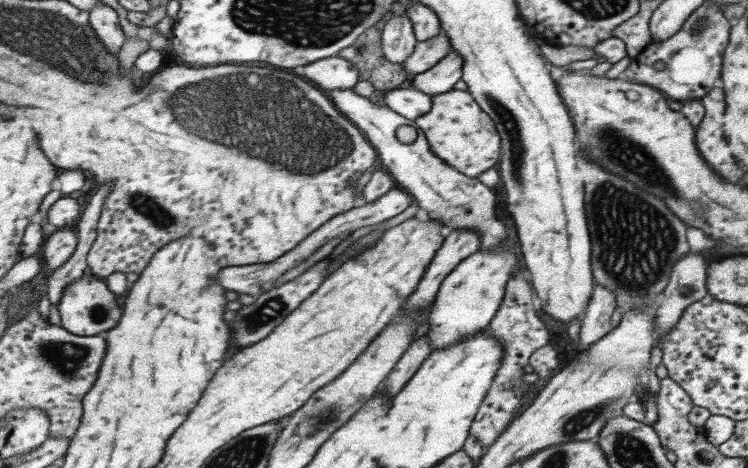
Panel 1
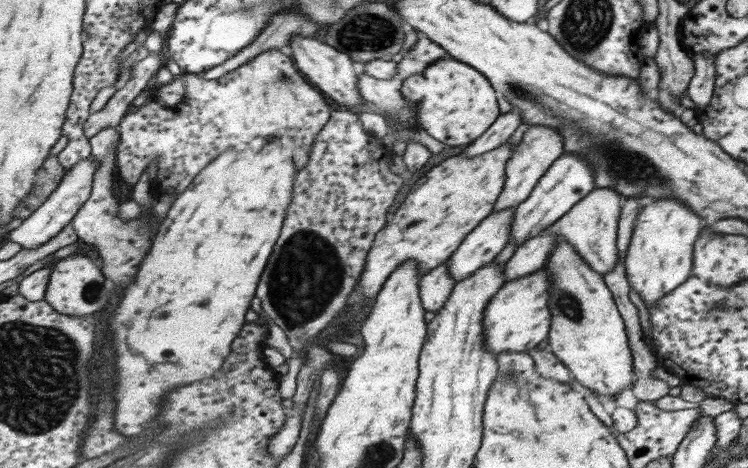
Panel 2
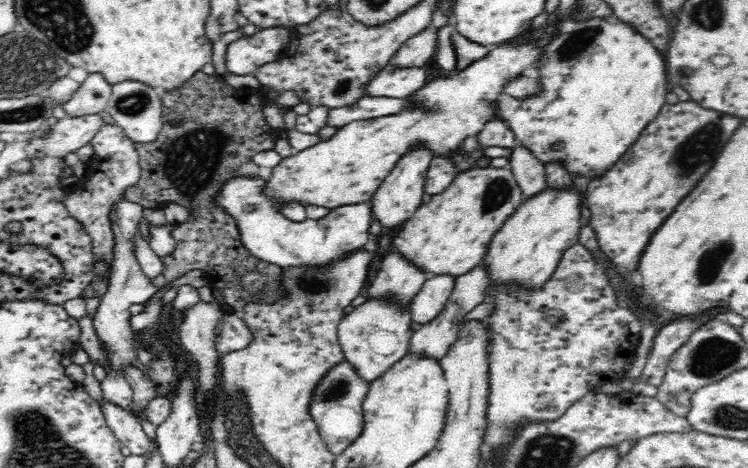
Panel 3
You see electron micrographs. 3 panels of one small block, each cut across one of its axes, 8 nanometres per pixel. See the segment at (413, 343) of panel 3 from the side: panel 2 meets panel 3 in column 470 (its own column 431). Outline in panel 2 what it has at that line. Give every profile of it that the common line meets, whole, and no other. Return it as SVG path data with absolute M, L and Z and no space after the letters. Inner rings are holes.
M449 263L440 264L422 277L422 299L425 308L437 314L454 291L456 280L449 270Z

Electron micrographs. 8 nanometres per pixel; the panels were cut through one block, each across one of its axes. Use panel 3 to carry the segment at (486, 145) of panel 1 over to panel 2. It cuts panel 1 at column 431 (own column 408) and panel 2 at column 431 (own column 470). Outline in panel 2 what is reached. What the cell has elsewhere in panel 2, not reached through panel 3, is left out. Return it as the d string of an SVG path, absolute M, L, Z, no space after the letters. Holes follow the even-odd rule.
M445 57L436 60L434 63L431 63L422 75L426 78L427 93L425 98L418 105L418 124L419 128L425 130L433 139L441 142L444 146L449 147L460 147L465 148L470 146L475 140L478 140L489 128L491 128L495 122L501 116L501 110L499 110L499 102L497 102L497 98L499 97L499 93L495 90L494 85L491 84L491 81L479 70L477 70L474 66L470 64L465 64L463 61L457 60L453 57Z

